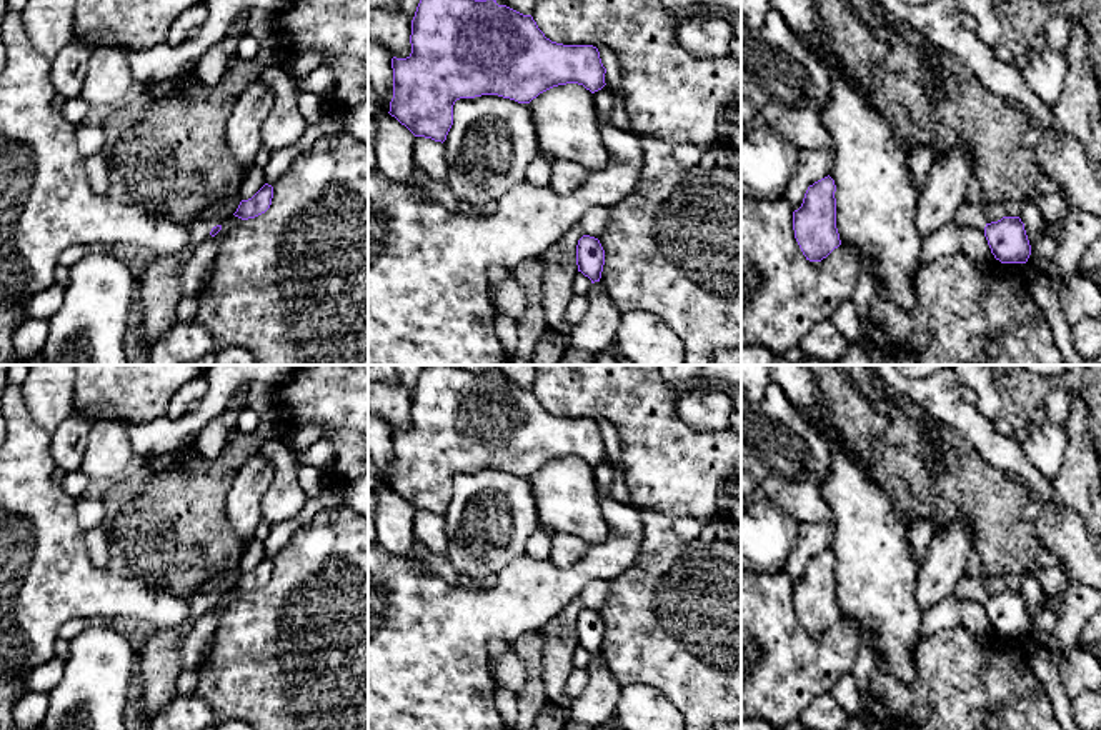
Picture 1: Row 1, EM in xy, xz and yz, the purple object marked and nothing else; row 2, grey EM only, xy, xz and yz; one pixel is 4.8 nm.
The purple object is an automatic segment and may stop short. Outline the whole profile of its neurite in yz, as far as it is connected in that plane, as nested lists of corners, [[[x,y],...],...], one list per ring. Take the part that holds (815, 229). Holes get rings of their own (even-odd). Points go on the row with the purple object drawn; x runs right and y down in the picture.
[[[828,175],[808,187],[801,207],[793,212],[795,238],[810,262],[821,262],[841,245],[834,192]]]

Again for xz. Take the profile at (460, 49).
[[[420,0],[411,53],[391,58],[390,115],[415,137],[445,142],[460,98],[498,95],[530,103],[566,83],[601,90],[606,68],[593,45],[551,42],[531,15],[496,0]]]

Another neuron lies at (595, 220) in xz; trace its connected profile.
[[[593,207],[578,222],[583,235],[598,238],[608,227],[613,207]]]

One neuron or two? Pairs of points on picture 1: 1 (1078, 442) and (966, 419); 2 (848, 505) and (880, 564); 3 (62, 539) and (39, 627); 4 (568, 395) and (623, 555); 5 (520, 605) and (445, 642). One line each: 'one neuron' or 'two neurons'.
1: two neurons
2: one neuron
3: one neuron
4: two neurons
5: one neuron

